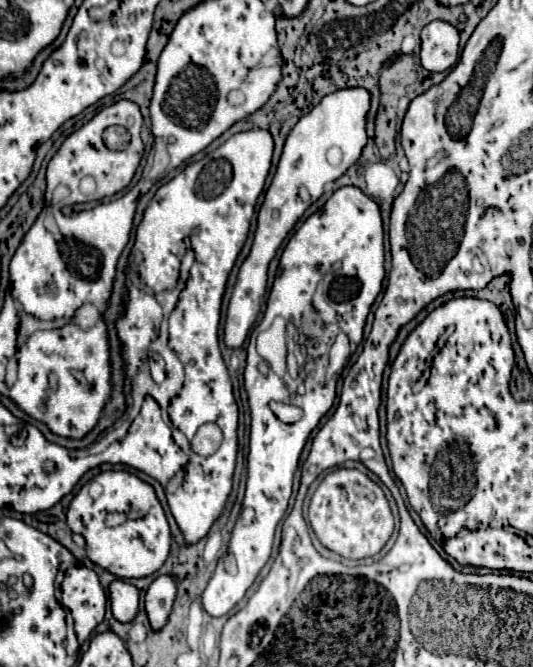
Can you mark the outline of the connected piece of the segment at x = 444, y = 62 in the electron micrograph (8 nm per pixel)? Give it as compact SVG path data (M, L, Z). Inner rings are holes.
M432 21L422 29L420 59L428 71L446 71L456 65L460 31L446 21Z

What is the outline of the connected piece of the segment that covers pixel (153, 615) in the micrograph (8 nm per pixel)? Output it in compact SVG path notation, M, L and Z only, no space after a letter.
M160 575L158 579L154 579L146 591L146 599L144 599L144 607L148 613L148 621L150 627L154 631L160 631L170 613L172 613L172 603L176 599L176 581L172 579L172 575Z

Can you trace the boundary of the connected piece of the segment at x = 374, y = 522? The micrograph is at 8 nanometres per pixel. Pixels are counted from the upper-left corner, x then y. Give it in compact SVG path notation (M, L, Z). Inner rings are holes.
M336 469L322 479L310 501L308 521L326 549L352 561L380 553L394 531L394 516L386 495L358 469Z

